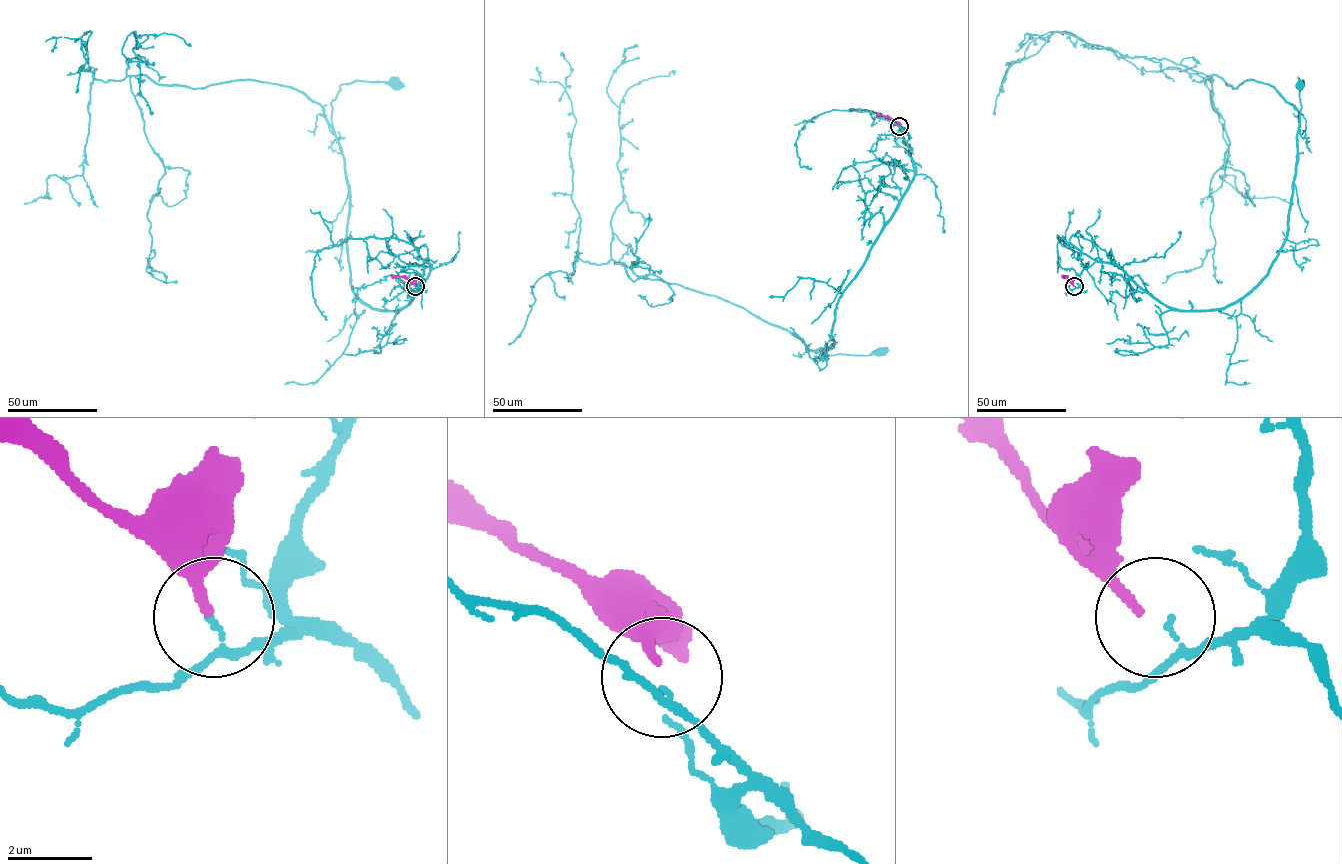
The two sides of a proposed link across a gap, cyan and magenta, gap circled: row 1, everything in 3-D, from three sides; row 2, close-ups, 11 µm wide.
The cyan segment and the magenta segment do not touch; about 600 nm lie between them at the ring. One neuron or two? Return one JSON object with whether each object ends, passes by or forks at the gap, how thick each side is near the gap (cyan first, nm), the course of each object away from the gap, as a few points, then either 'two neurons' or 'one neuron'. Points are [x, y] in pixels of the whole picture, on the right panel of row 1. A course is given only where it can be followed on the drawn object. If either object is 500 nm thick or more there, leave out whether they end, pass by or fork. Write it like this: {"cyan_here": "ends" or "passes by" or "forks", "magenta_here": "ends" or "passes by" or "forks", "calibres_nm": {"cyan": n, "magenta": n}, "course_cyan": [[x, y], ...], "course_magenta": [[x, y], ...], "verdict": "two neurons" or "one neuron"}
{"cyan_here": "passes by", "magenta_here": "ends", "calibres_nm": {"cyan": 110, "magenta": 200}, "course_cyan": [[1075, 286], [1095, 261], [1118, 265], [1182, 311], [1221, 309], [1248, 293], [1286, 235], [1300, 86]], "course_magenta": [[1074, 286], [1062, 277]], "verdict": "two neurons"}

